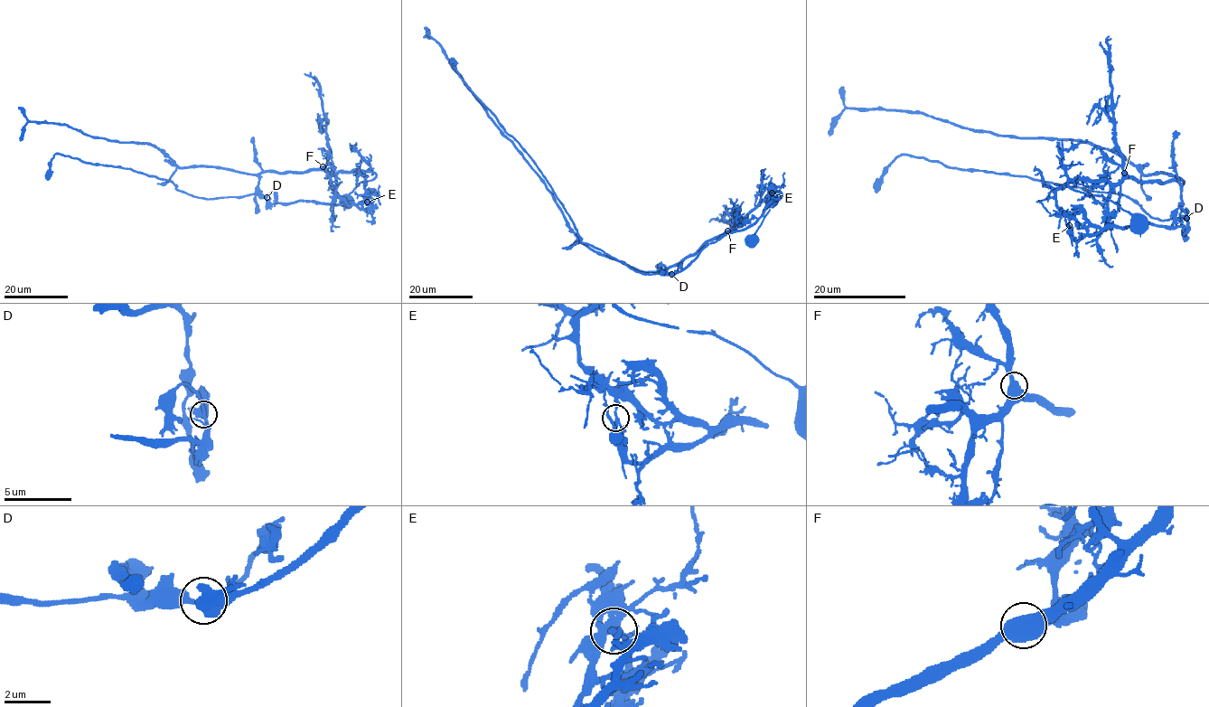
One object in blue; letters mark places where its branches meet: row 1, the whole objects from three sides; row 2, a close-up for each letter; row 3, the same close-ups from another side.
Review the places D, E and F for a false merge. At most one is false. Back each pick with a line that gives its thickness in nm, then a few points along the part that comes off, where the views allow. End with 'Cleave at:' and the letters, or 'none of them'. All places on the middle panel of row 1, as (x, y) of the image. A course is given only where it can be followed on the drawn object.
E: Thickness 220 nm. Course of the part to remove: (772, 193), (754, 223), (707, 243), (678, 272), (637, 272), (583, 243), (535, 162), (453, 60)
Cleave at: E

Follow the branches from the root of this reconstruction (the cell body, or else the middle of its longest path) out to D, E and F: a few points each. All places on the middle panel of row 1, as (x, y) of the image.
D: (751, 240), (780, 192), (768, 194), (734, 227), (661, 271), (671, 274)
E: (751, 240), (781, 193), (769, 194), (770, 184), (772, 193)
F: (751, 240), (765, 214), (777, 202), (780, 192), (768, 194), (727, 230)

